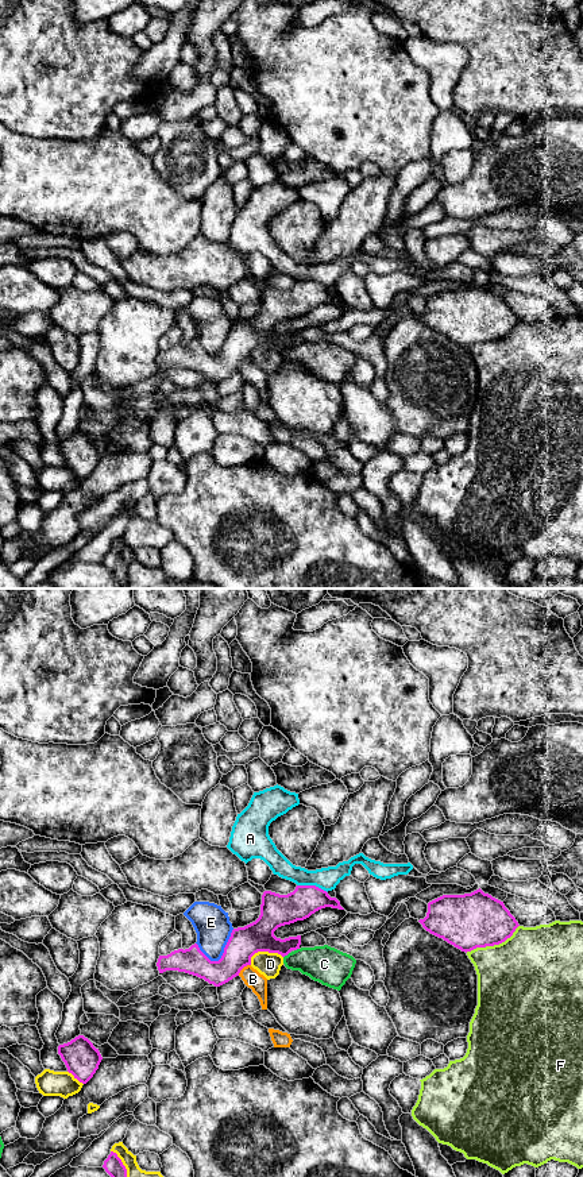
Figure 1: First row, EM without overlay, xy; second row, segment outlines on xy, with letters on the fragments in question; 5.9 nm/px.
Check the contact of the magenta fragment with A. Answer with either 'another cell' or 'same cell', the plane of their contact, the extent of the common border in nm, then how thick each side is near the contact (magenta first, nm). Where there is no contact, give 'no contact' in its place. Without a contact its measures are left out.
another cell | xy | 190 nm | 190/140 nm

